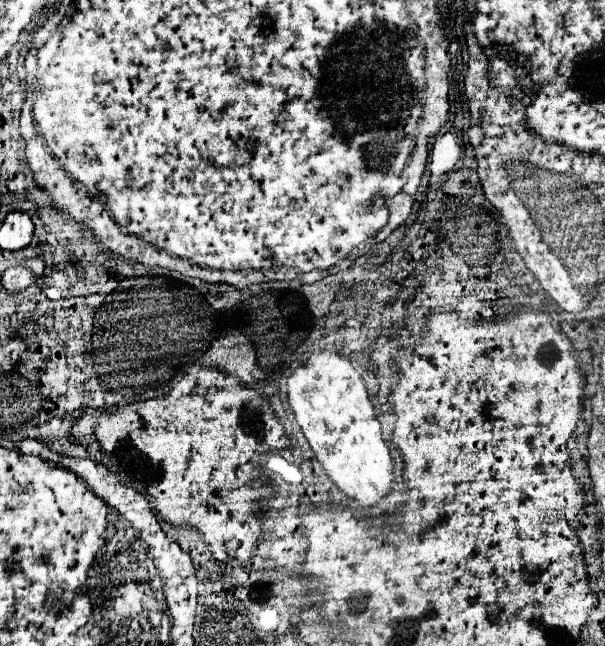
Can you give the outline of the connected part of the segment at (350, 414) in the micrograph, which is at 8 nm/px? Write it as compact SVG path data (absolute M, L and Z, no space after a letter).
M336 352L314 354L288 378L288 404L328 478L362 508L376 506L392 492L394 462L382 440L380 422L366 394L364 380L348 358Z

